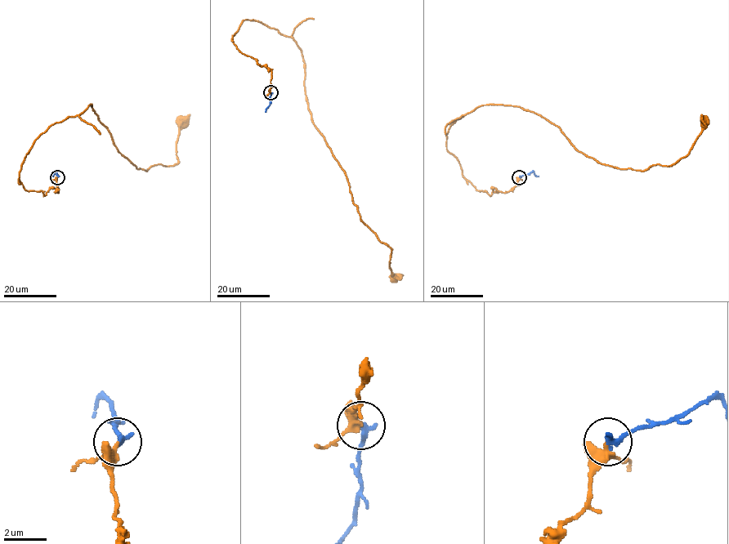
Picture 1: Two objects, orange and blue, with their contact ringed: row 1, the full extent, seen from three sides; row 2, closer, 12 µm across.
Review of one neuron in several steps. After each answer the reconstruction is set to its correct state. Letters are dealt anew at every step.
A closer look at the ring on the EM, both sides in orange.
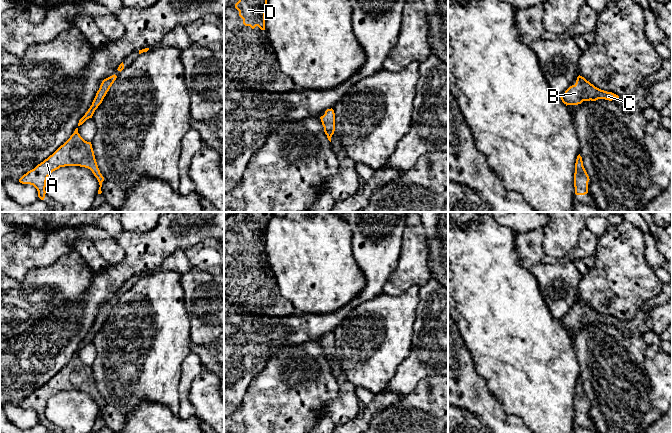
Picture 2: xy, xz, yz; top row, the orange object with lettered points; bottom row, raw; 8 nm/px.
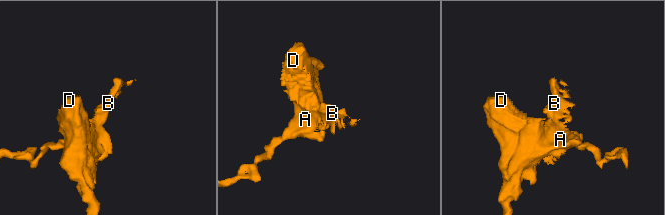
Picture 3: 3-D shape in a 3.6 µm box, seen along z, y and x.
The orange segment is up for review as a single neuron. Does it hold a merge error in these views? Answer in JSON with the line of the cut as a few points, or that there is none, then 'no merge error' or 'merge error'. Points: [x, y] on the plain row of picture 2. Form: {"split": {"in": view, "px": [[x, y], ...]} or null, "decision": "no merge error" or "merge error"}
{"split": null, "decision": "no merge error"}

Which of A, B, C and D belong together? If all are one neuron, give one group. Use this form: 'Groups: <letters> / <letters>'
Groups: A B C D

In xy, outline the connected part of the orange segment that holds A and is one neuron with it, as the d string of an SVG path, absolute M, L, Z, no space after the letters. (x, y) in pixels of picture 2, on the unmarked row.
M78 352L52 379L24 398L19 406L33 409L38 415L38 421L44 424L48 400L53 395L65 390L80 390L90 393L100 409L98 418L102 417L101 411L104 401L98 392L92 368L80 360Z

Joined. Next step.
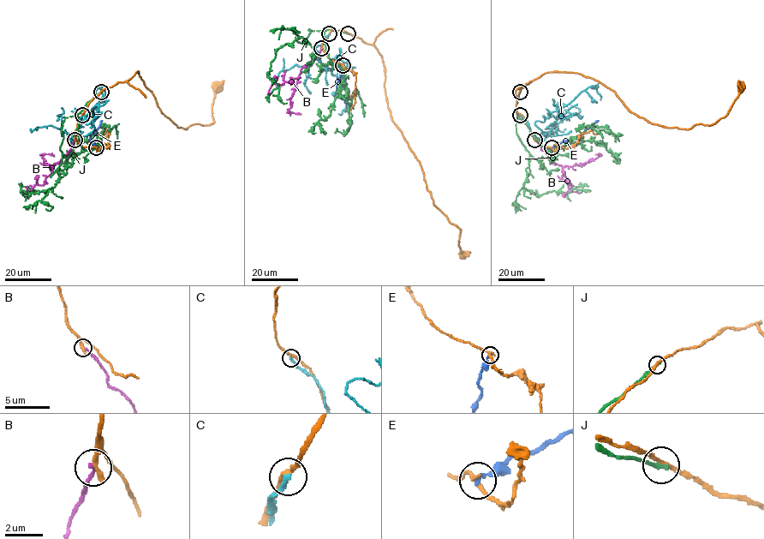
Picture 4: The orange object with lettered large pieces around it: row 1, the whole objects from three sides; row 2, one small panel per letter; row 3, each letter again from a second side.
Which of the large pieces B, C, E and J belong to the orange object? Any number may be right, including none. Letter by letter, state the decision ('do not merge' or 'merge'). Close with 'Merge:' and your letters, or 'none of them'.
B: do not merge
C: do not merge
E: do not merge
J: do not merge
Merge: none of them

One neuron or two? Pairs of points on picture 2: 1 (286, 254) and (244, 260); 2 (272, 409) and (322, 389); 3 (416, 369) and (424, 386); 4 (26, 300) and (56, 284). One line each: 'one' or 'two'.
1: two
2: one
3: two
4: one

